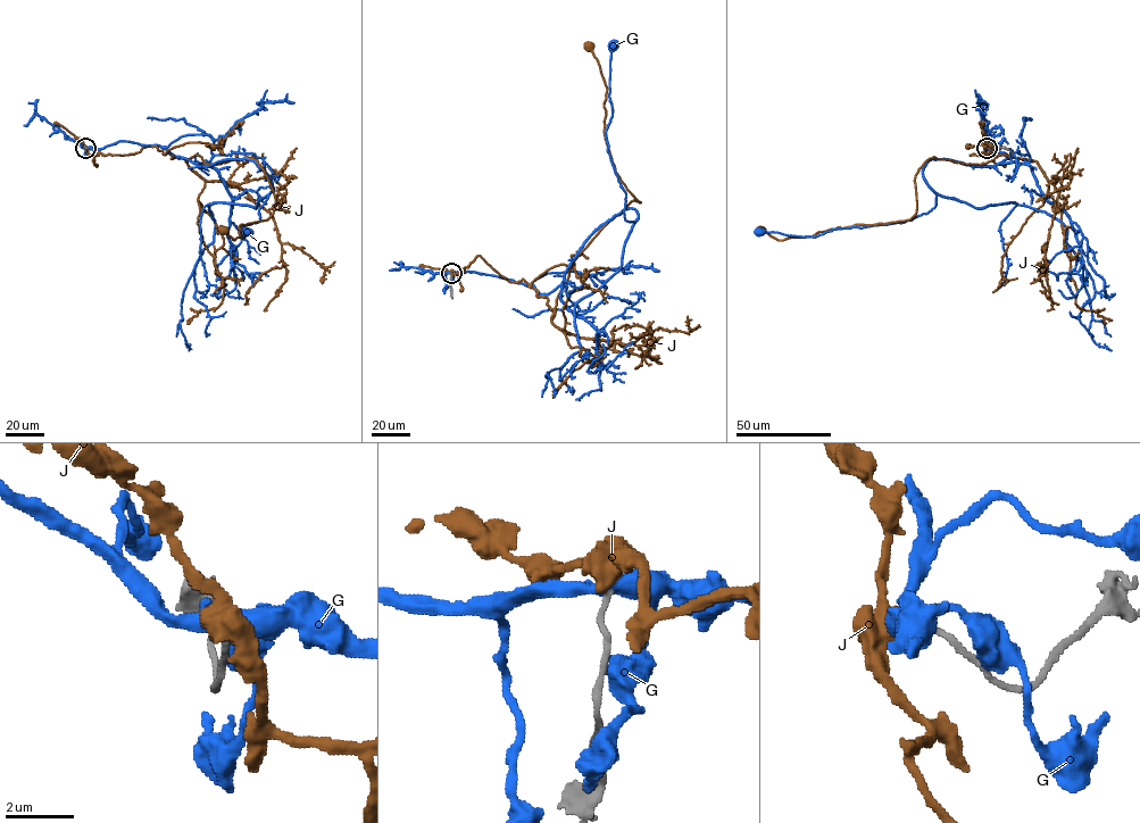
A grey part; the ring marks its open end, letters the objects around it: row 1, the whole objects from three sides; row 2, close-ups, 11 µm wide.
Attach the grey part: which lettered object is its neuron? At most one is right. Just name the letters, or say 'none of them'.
none of them

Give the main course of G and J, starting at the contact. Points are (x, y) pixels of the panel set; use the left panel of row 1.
G: (85, 148), (130, 141), (165, 147), (199, 166), (252, 160), (273, 190), (260, 219), (240, 229), (247, 232)
J: (85, 148), (156, 147), (206, 164), (254, 158), (273, 213), (241, 224), (234, 240), (225, 230)

